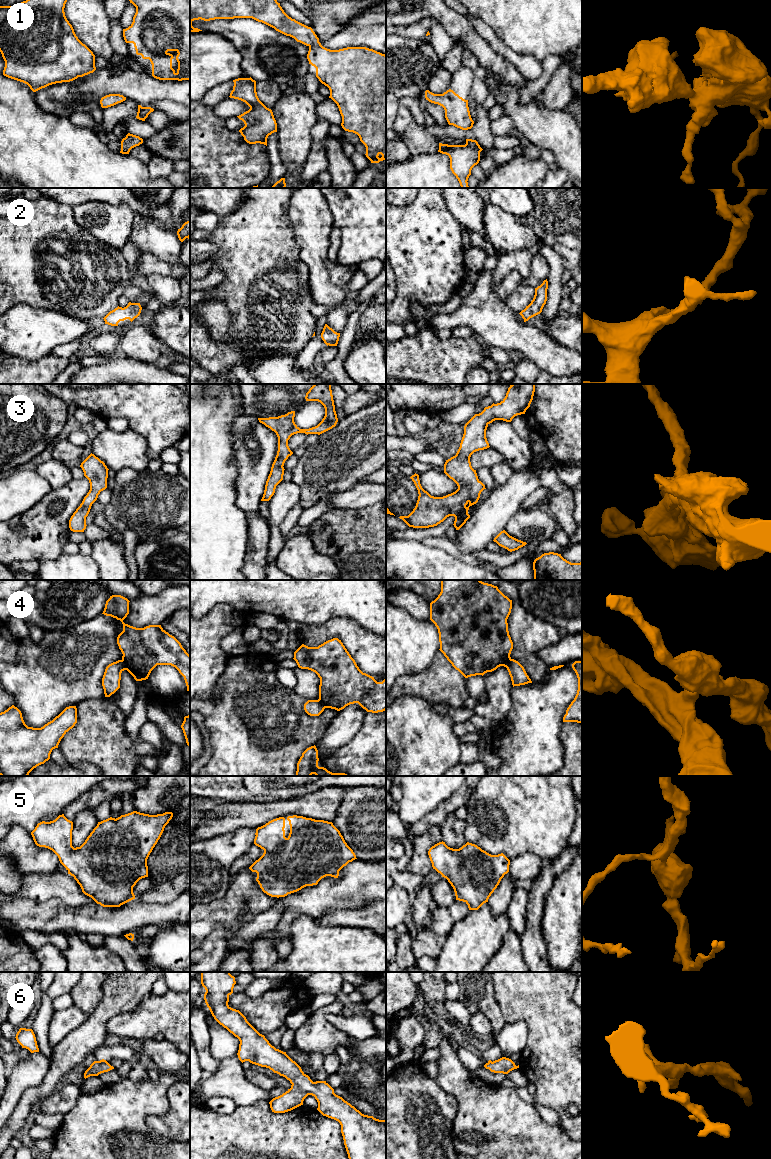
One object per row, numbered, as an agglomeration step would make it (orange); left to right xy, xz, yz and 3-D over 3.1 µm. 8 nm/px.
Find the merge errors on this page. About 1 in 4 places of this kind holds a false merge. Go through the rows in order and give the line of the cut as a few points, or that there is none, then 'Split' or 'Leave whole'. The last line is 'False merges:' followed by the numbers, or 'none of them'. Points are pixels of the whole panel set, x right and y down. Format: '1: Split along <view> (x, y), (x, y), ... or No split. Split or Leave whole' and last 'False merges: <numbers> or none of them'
1: No split. Leave whole
2: No split. Leave whole
3: No split. Leave whole
4: Split along xy (122, 659), (126, 669). Split
5: No split. Leave whole
6: No split. Leave whole
False merges: 4

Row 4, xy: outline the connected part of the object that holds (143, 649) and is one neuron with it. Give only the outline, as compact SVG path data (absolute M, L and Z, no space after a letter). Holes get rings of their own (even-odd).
M112 595L102 613L123 624L117 644L123 654L126 670L136 681L142 681L148 679L157 665L171 665L184 677L187 691L190 692L190 655L161 625L136 628L125 624L123 620L129 614L129 602L121 595Z

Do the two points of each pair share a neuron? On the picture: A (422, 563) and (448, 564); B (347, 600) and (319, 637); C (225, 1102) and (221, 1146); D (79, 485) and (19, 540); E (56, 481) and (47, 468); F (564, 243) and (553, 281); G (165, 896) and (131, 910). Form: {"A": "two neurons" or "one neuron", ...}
{"A": "one neuron", "B": "two neurons", "C": "two neurons", "D": "one neuron", "E": "one neuron", "F": "two neurons", "G": "two neurons"}

